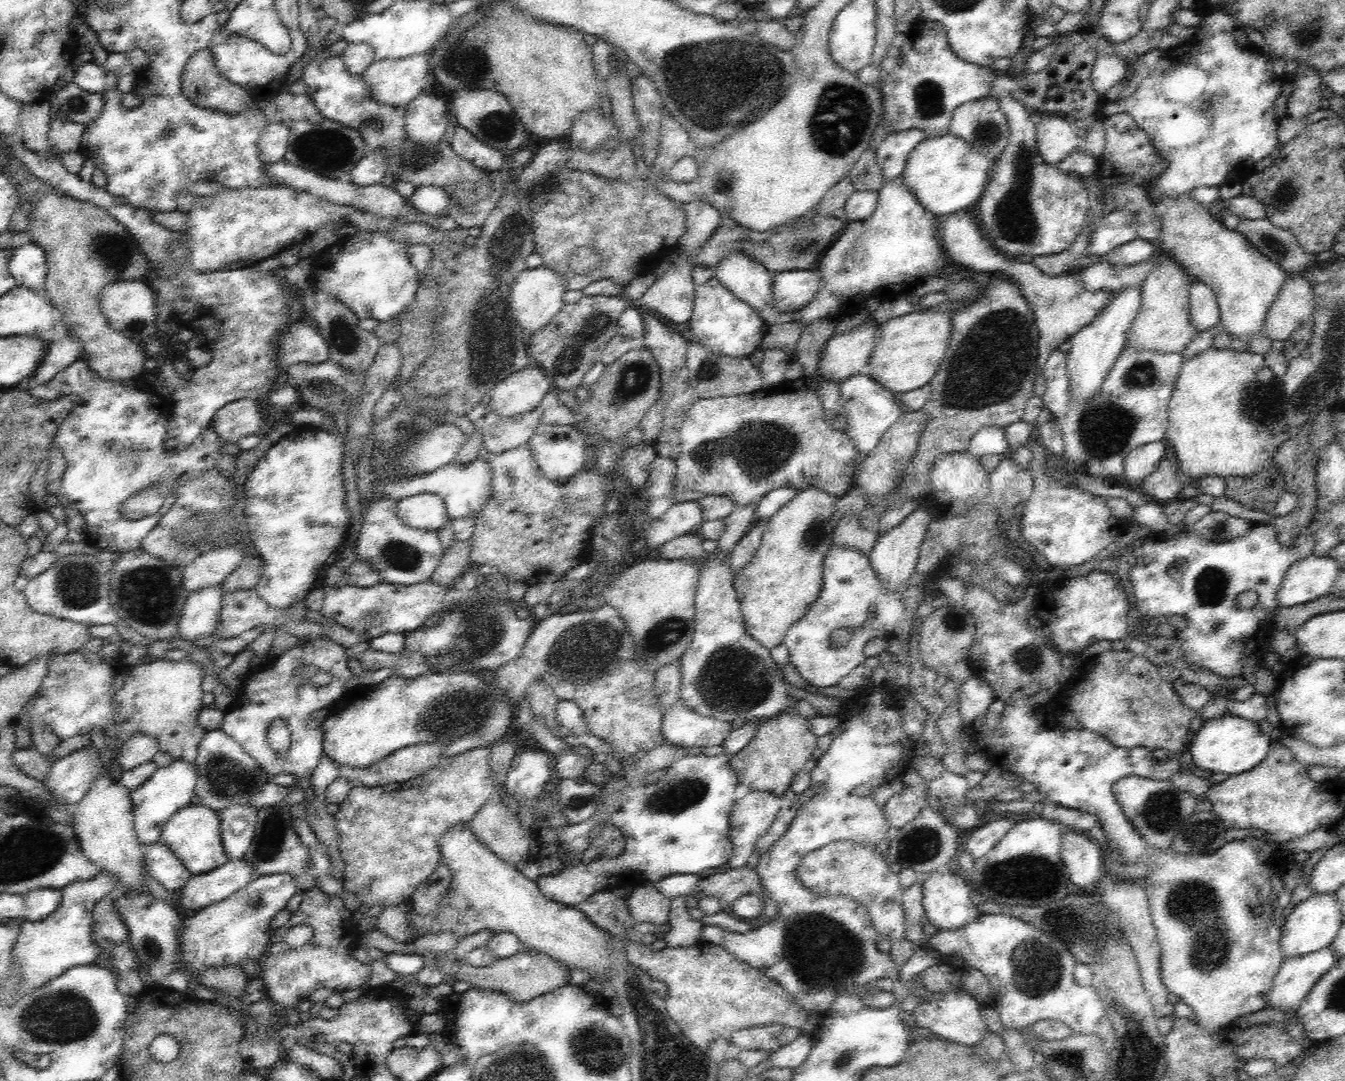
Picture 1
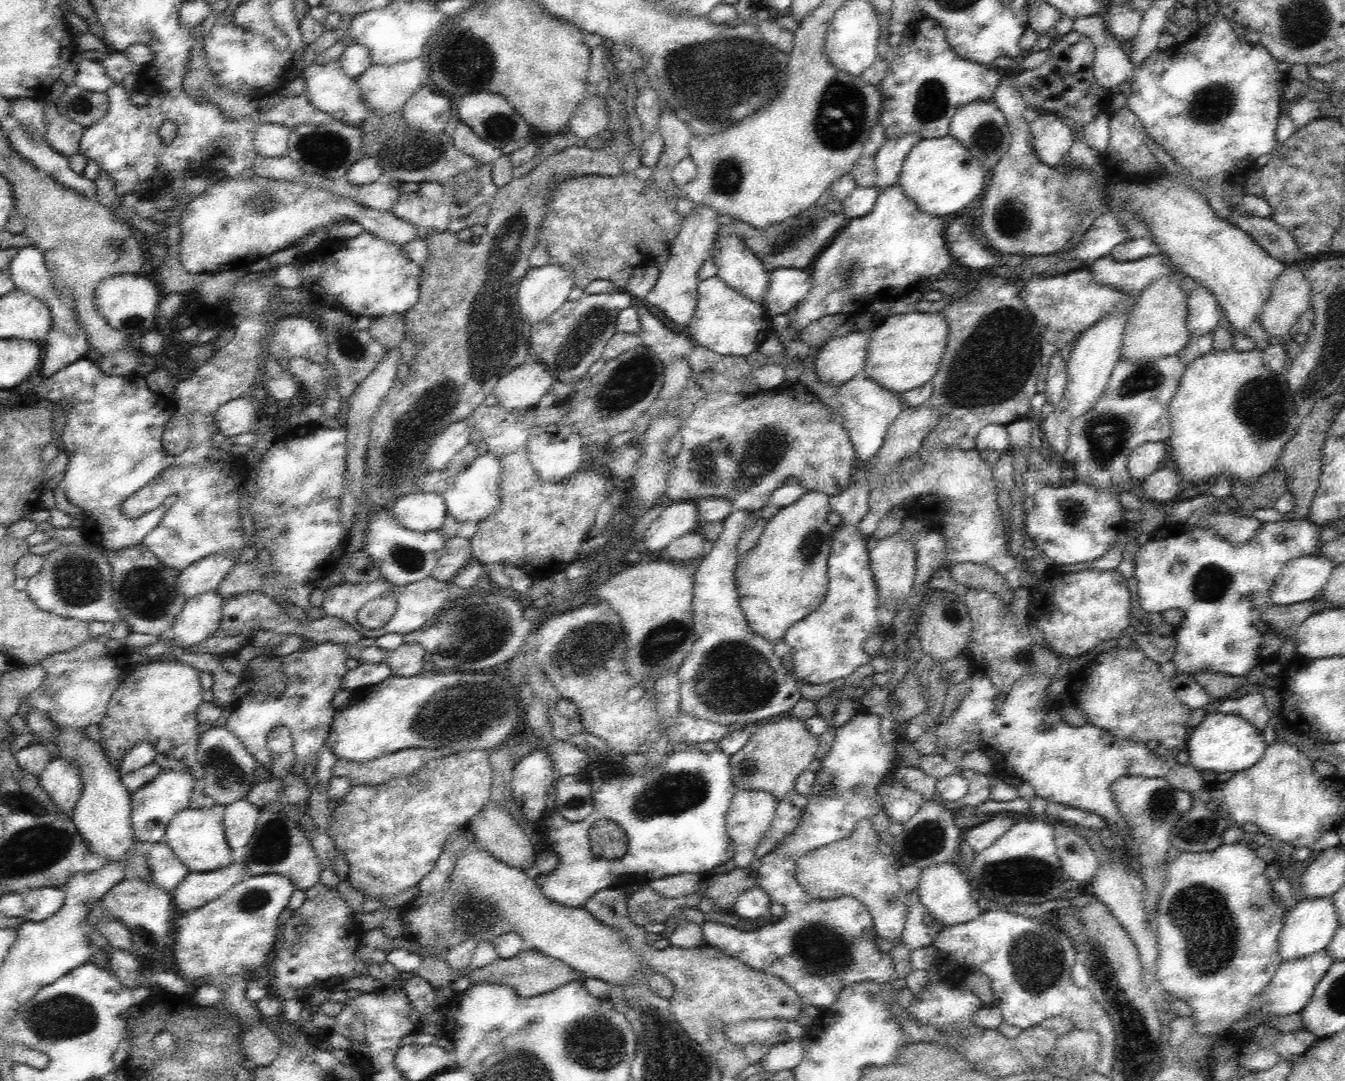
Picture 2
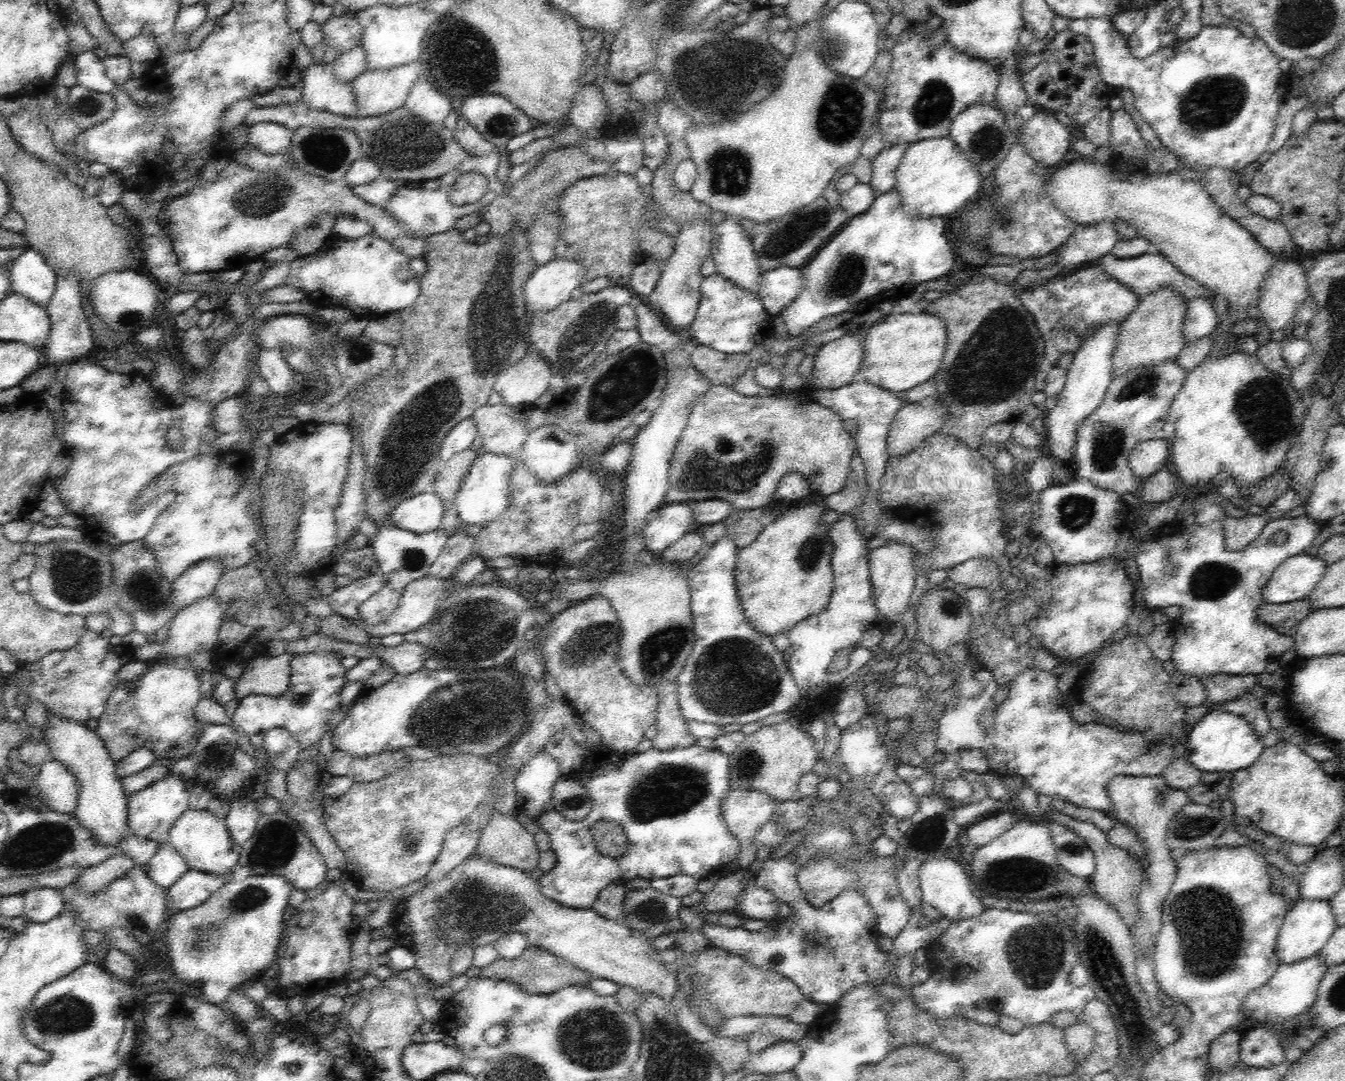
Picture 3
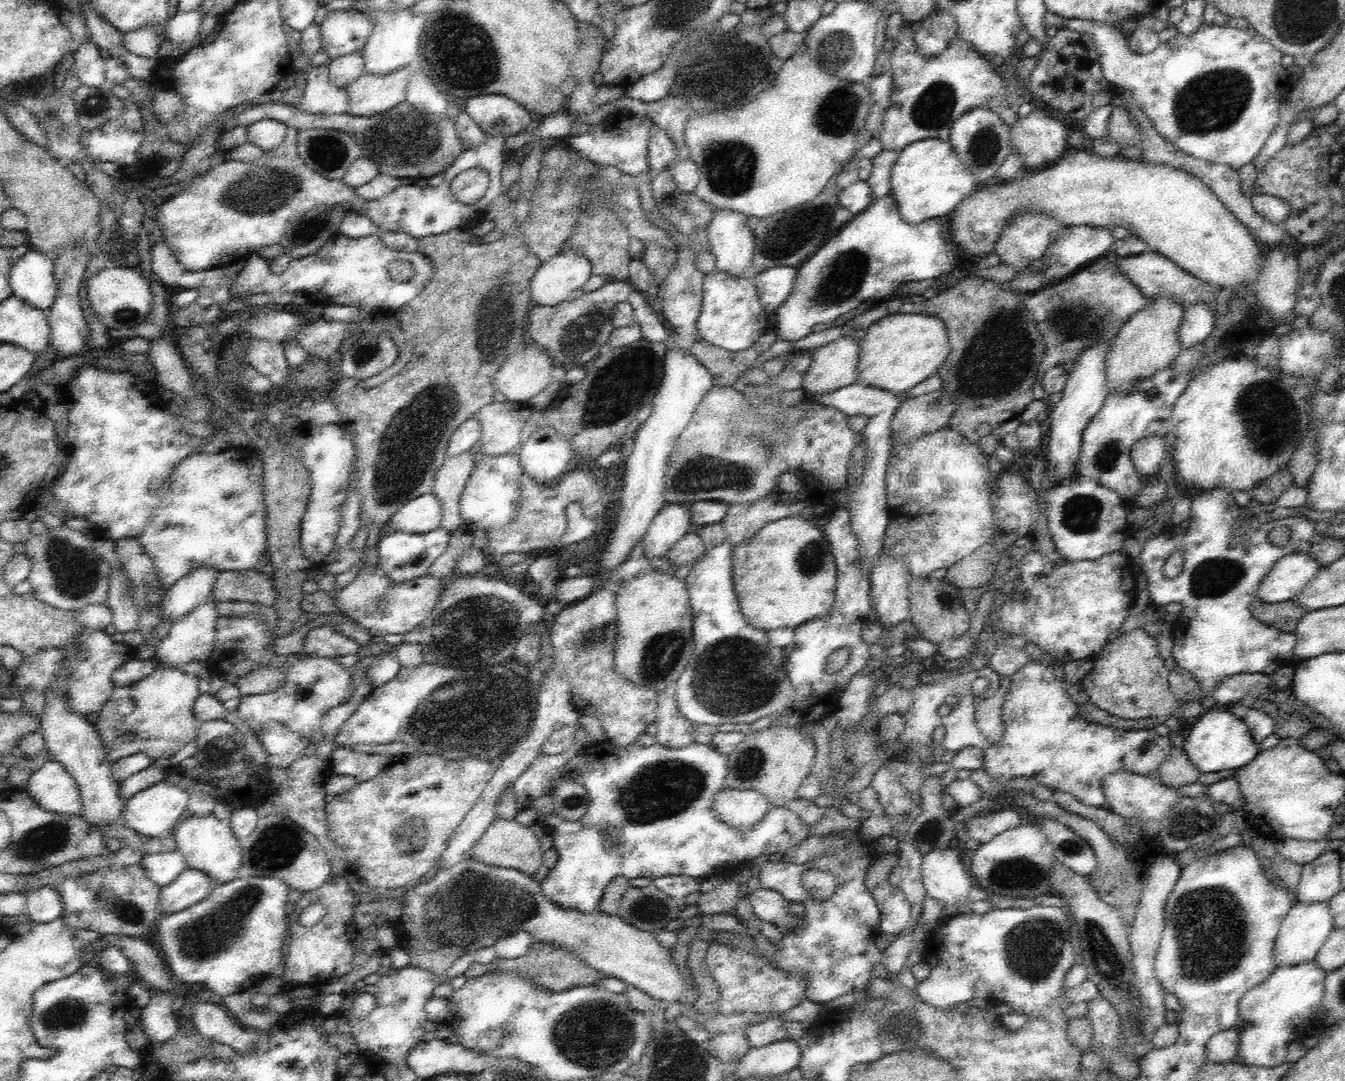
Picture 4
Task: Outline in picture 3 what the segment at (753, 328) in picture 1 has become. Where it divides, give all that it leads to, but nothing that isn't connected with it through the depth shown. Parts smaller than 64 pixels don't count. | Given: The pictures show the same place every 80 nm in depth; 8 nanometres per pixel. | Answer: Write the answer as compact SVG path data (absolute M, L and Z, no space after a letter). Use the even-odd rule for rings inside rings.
M715 273L706 277L701 284L700 306L688 332L694 343L726 354L740 354L750 352L756 344L767 340L772 328L772 316L766 312L757 292L736 286Z

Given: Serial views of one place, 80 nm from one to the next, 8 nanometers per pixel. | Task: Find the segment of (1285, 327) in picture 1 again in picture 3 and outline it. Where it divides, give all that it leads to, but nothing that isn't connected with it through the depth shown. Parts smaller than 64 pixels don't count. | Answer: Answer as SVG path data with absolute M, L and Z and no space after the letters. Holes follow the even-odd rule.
M1282 254L1276 255L1276 260L1274 260L1274 266L1269 271L1269 276L1266 276L1260 290L1258 290L1256 304L1259 309L1259 315L1270 330L1282 330L1292 322L1294 314L1296 314L1298 307L1302 306L1302 302L1306 300L1308 292L1309 284L1301 262L1287 260Z

